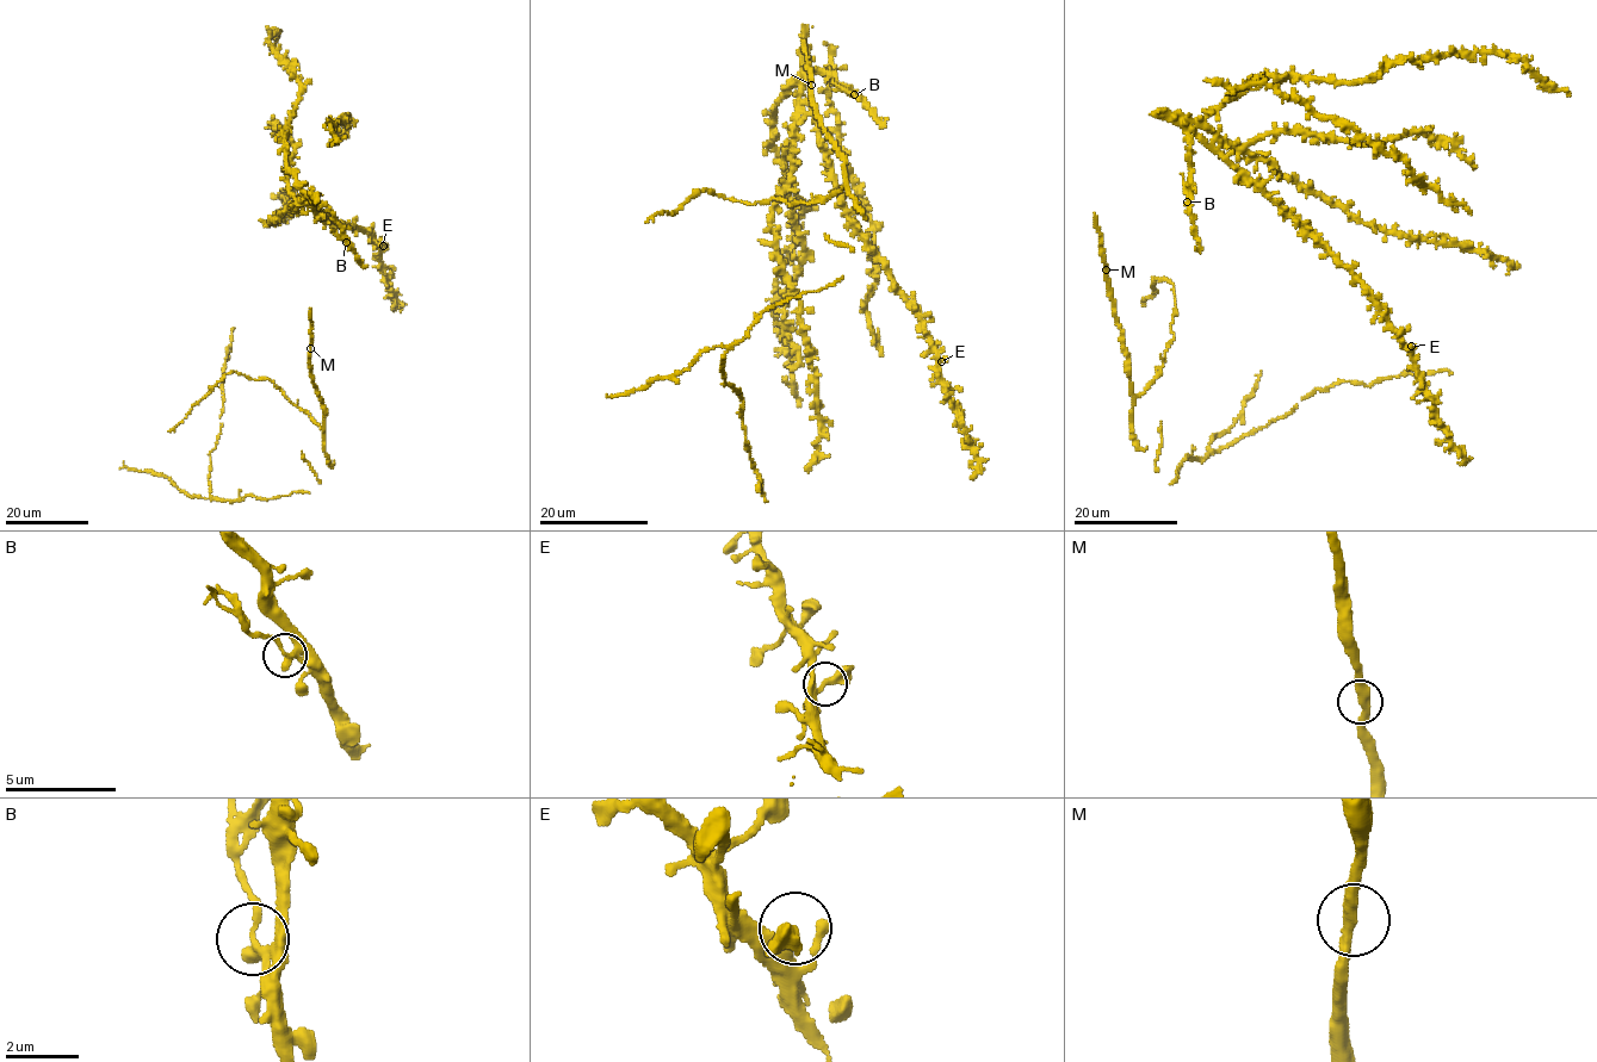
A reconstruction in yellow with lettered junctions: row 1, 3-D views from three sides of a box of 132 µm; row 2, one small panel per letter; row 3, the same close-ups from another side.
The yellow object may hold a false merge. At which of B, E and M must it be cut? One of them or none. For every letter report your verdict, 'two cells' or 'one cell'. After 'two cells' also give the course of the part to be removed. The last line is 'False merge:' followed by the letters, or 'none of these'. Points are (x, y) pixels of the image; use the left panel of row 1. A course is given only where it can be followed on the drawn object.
B: two cells; foreign part runs (346, 243), (330, 230)
E: one cell
M: one cell
False merge: B

